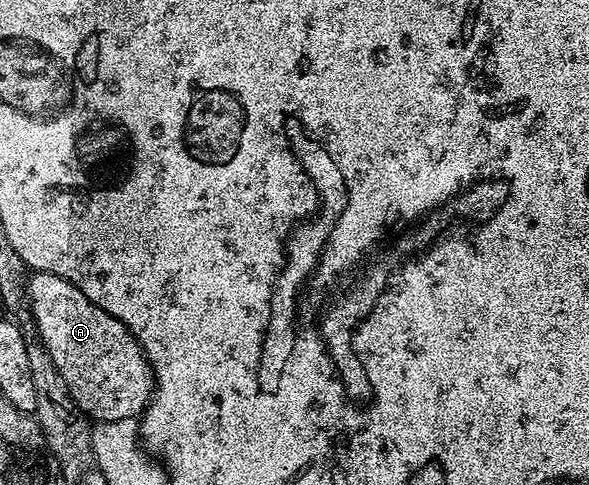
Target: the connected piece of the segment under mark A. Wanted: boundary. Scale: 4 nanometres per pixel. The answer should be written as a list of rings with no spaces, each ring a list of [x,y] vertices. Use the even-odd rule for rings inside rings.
[[[44,271],[34,272],[27,281],[27,297],[35,324],[39,330],[39,341],[45,345],[49,357],[53,357],[53,365],[57,365],[57,373],[65,381],[73,401],[92,421],[121,421],[142,416],[147,404],[151,402],[153,376],[146,355],[133,333],[117,321],[105,309],[93,305],[85,293],[77,285],[65,281],[65,277],[57,277]]]

